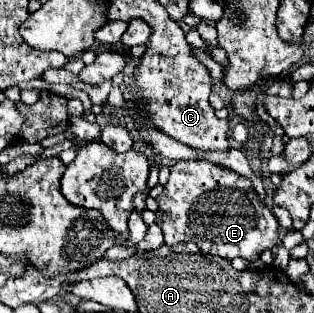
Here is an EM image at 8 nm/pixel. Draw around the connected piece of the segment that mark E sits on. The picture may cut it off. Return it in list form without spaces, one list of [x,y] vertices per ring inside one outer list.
[[[178,161],[170,167],[170,179],[156,201],[156,225],[160,225],[168,247],[192,241],[206,255],[256,261],[262,251],[280,243],[280,223],[258,201],[252,181],[210,161]]]

